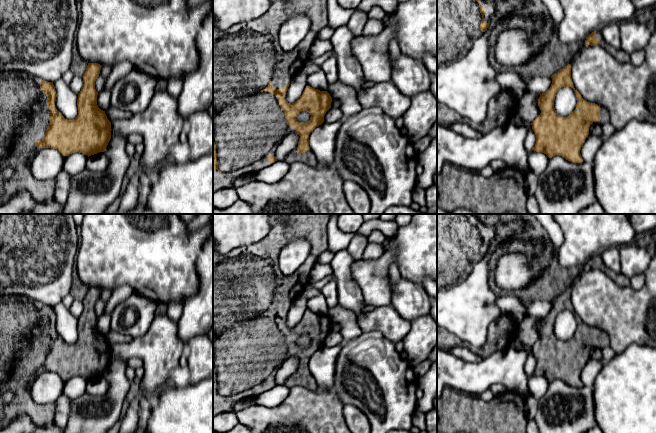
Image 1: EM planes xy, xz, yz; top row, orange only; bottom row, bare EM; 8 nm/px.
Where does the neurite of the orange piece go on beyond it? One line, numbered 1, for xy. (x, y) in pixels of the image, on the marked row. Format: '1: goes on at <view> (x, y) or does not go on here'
1: does not go on here

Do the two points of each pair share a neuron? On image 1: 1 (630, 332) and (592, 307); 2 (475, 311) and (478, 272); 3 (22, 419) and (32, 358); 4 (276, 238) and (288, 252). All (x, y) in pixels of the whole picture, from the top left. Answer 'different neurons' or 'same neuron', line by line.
1: same neuron
2: same neuron
3: different neurons
4: different neurons

